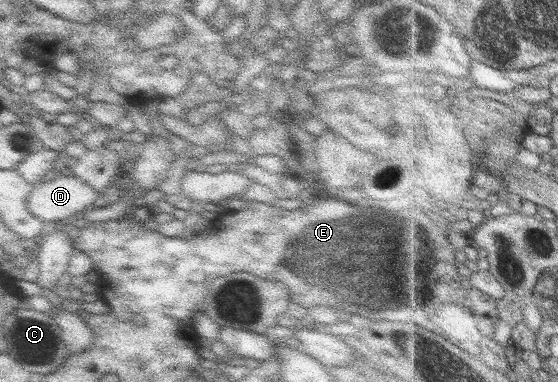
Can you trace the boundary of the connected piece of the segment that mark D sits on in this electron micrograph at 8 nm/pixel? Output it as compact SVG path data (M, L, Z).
M53 174L38 182L30 194L30 214L44 223L63 222L77 214L82 216L101 195L92 185L74 174Z

